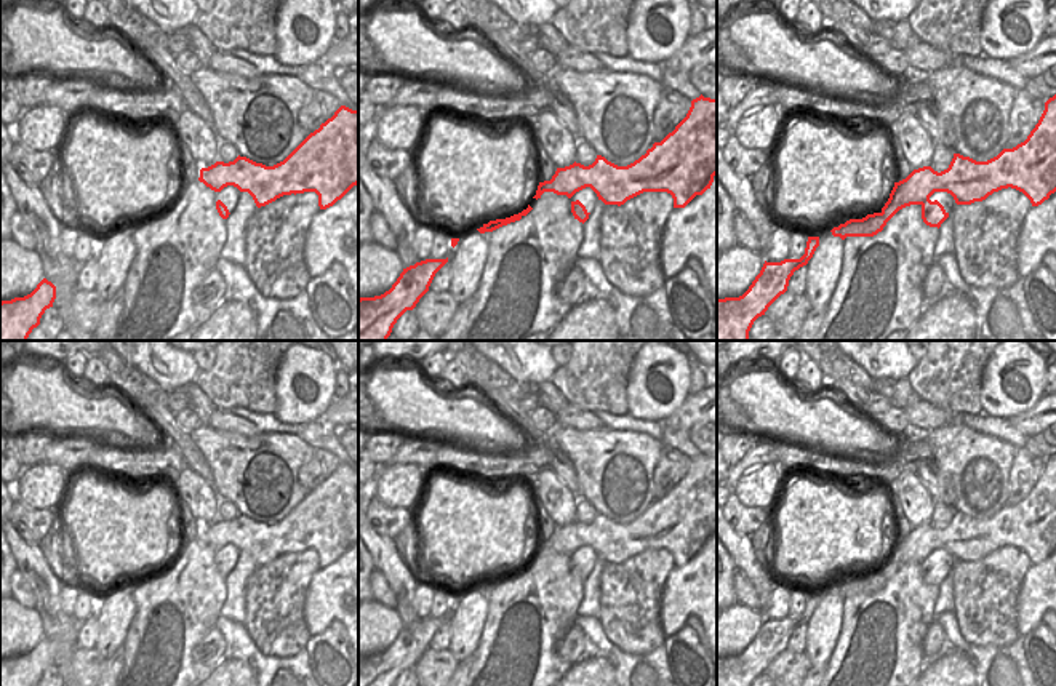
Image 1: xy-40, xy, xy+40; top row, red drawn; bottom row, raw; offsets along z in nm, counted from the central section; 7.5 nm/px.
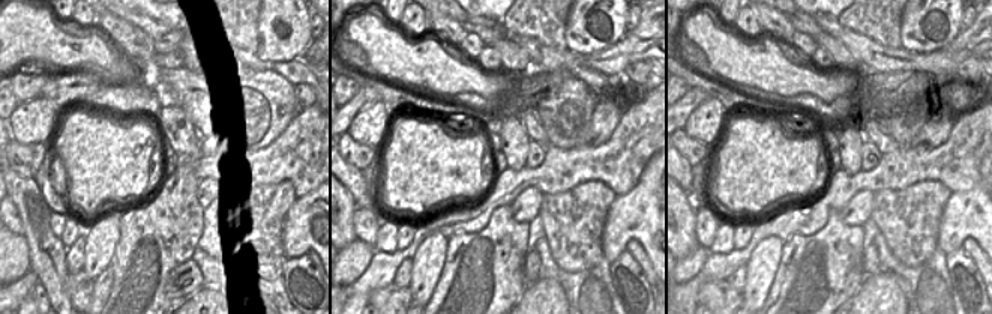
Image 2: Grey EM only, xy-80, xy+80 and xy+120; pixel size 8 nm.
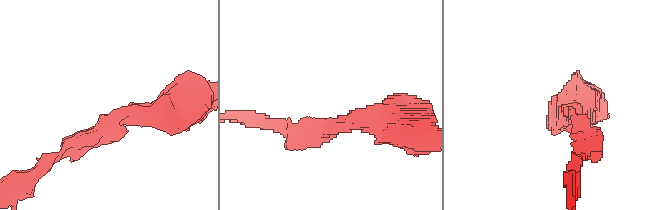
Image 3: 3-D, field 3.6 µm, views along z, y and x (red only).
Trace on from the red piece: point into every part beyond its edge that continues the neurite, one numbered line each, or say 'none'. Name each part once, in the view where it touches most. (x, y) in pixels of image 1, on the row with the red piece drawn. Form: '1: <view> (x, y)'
none

